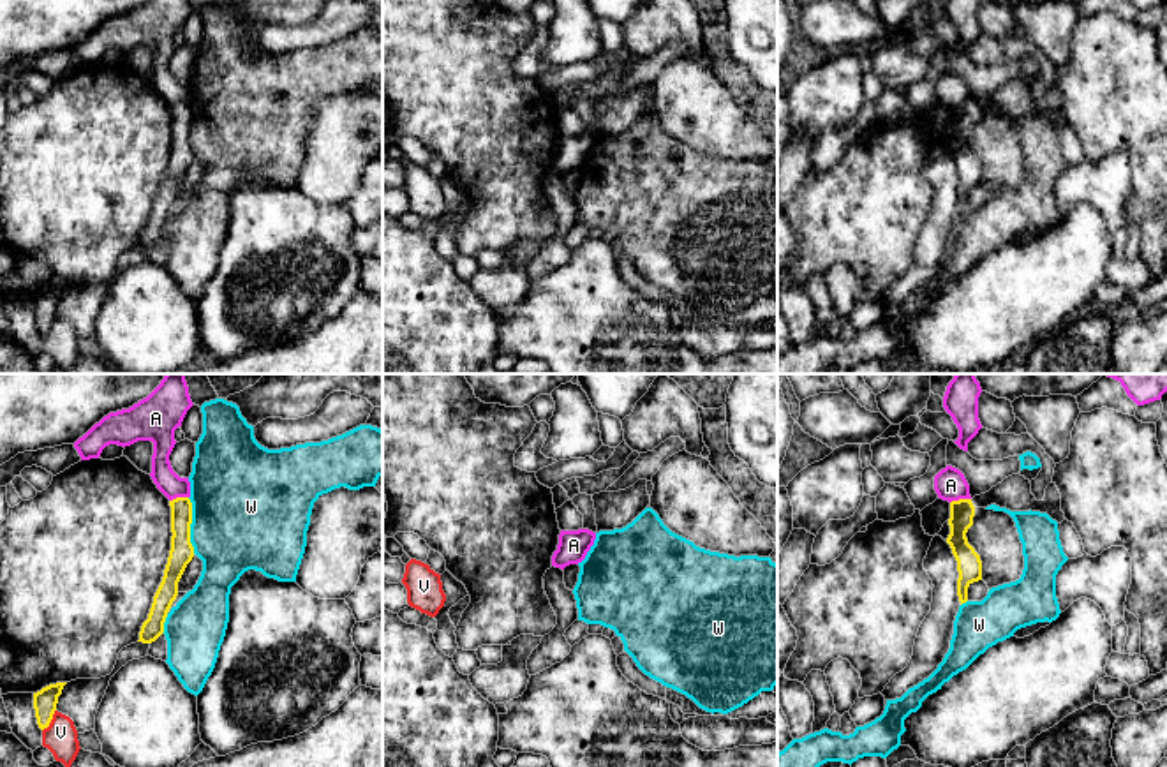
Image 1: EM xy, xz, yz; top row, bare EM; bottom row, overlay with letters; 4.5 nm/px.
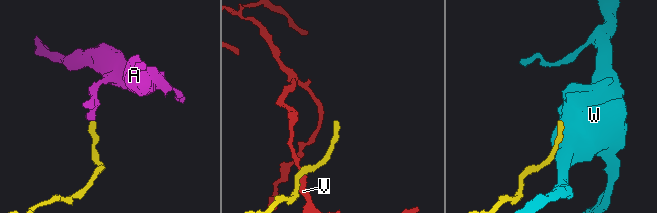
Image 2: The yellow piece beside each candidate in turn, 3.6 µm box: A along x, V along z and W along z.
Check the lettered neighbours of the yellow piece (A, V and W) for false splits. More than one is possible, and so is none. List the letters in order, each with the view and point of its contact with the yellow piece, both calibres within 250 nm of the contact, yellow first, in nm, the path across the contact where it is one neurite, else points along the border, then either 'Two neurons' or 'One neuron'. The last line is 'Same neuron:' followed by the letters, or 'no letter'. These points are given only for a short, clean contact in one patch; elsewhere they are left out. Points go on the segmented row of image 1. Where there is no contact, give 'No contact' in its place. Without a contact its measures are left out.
A: Touches yellow at yz (959, 499). Thickness 110 nm (yellow) against 140 nm. Boundary: yz (970, 498), (959, 498), (951, 503). Two neurons
V: Touches yellow at xy (50, 720). Thickness 110 nm (yellow) against 160 nm. Two neurons
W: Touches yellow at xy (189, 526). Thickness 110 nm (yellow) against 460 nm. Two neurons
Same neuron: no letter

